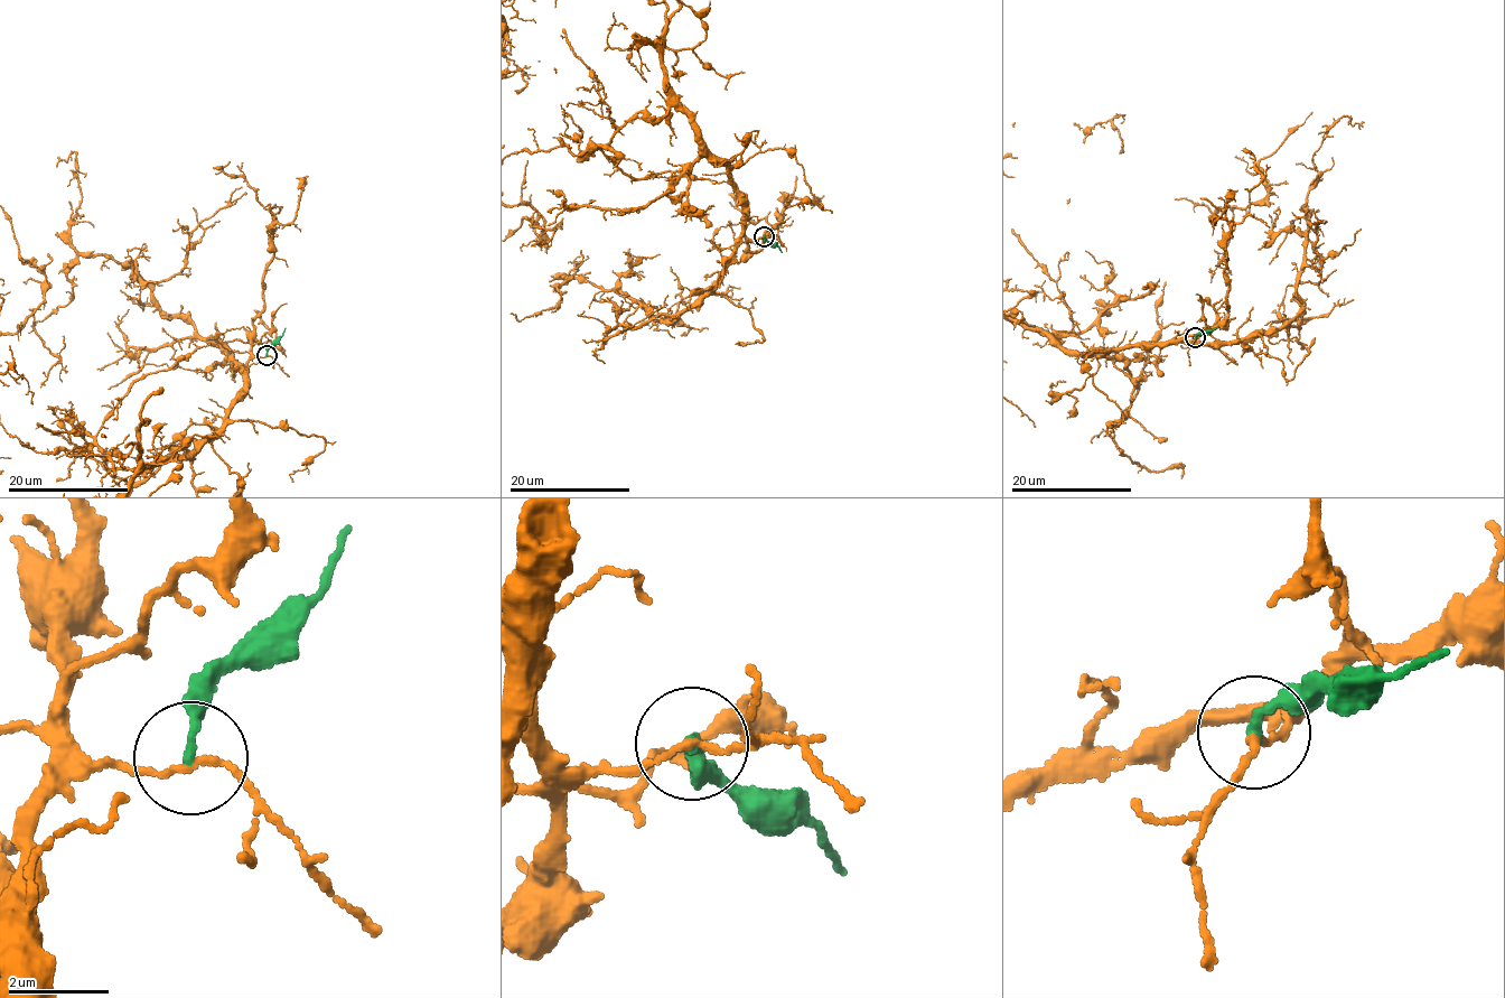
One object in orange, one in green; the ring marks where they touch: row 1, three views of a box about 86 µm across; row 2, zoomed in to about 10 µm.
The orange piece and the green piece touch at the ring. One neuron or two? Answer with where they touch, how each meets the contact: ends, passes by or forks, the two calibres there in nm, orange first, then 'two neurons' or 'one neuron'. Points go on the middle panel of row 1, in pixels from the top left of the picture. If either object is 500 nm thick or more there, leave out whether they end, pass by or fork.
at (764, 236); orange passes by; green ends there; 110 nm thick on the orange side, 200 nm on the other; two neurons

